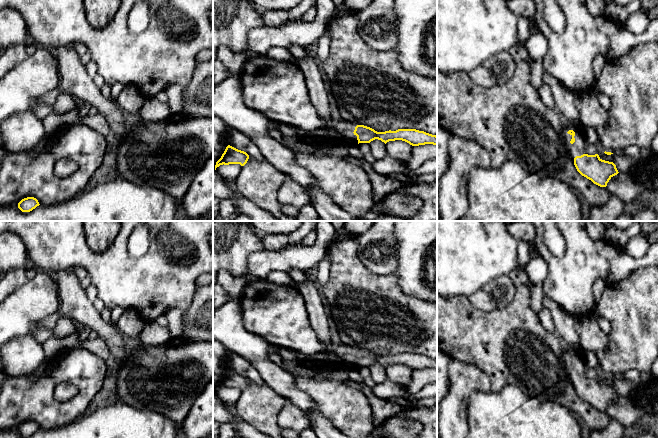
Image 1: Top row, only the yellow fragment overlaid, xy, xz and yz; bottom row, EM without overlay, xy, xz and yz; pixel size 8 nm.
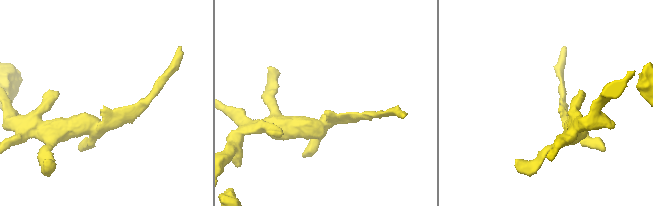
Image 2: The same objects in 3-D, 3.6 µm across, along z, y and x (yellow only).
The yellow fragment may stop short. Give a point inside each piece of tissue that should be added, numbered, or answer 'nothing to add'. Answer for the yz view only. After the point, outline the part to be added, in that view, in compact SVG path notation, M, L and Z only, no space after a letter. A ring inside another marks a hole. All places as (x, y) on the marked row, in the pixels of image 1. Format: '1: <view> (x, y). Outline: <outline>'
1: yz (578, 147). Outline: M565 120L563 137L573 161L576 156L585 154L585 148L587 144L585 143L584 132L579 125Z

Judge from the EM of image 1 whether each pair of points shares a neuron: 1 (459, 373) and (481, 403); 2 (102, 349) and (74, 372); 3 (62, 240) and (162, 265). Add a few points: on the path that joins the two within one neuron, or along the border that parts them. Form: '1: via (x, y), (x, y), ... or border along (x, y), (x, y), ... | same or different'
1: border along (490, 390), (474, 391), (471, 394), (467, 415) | different
2: border along (85, 348), (106, 362) | different
3: via (87, 258), (101, 266), (137, 266) | same

